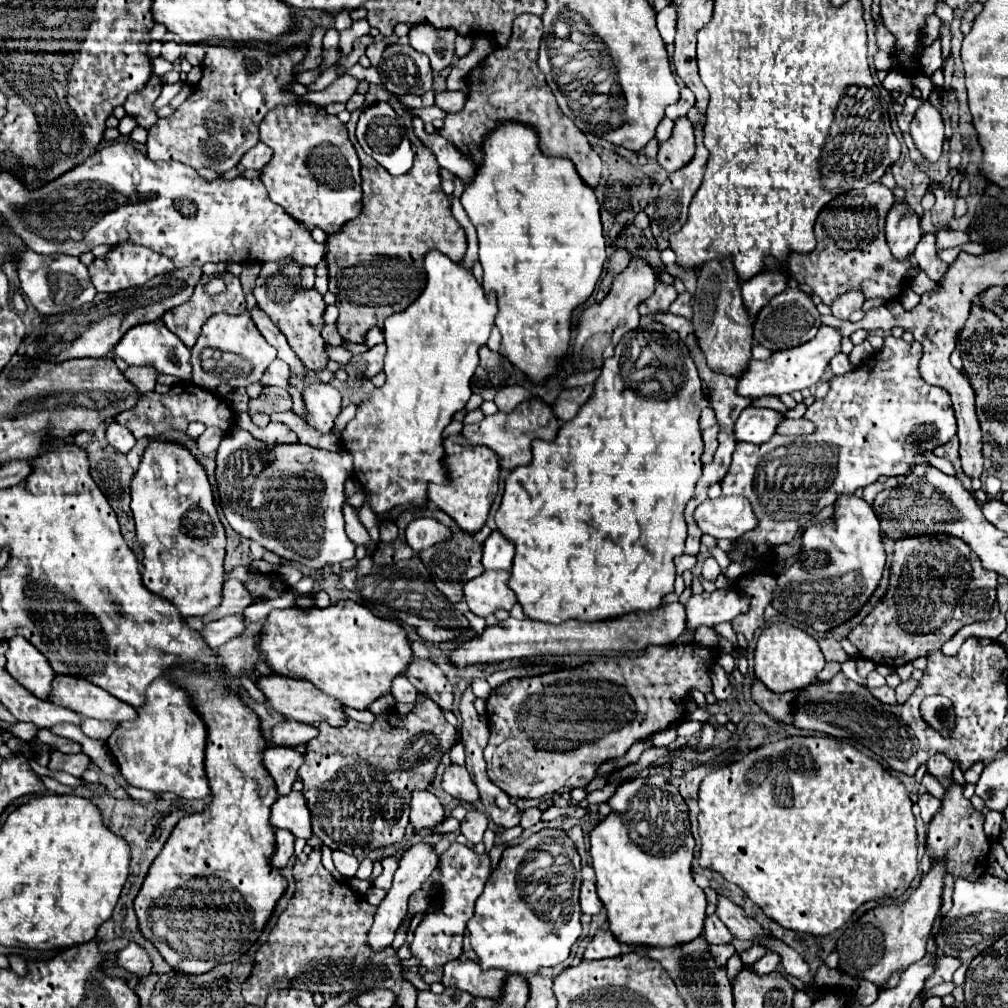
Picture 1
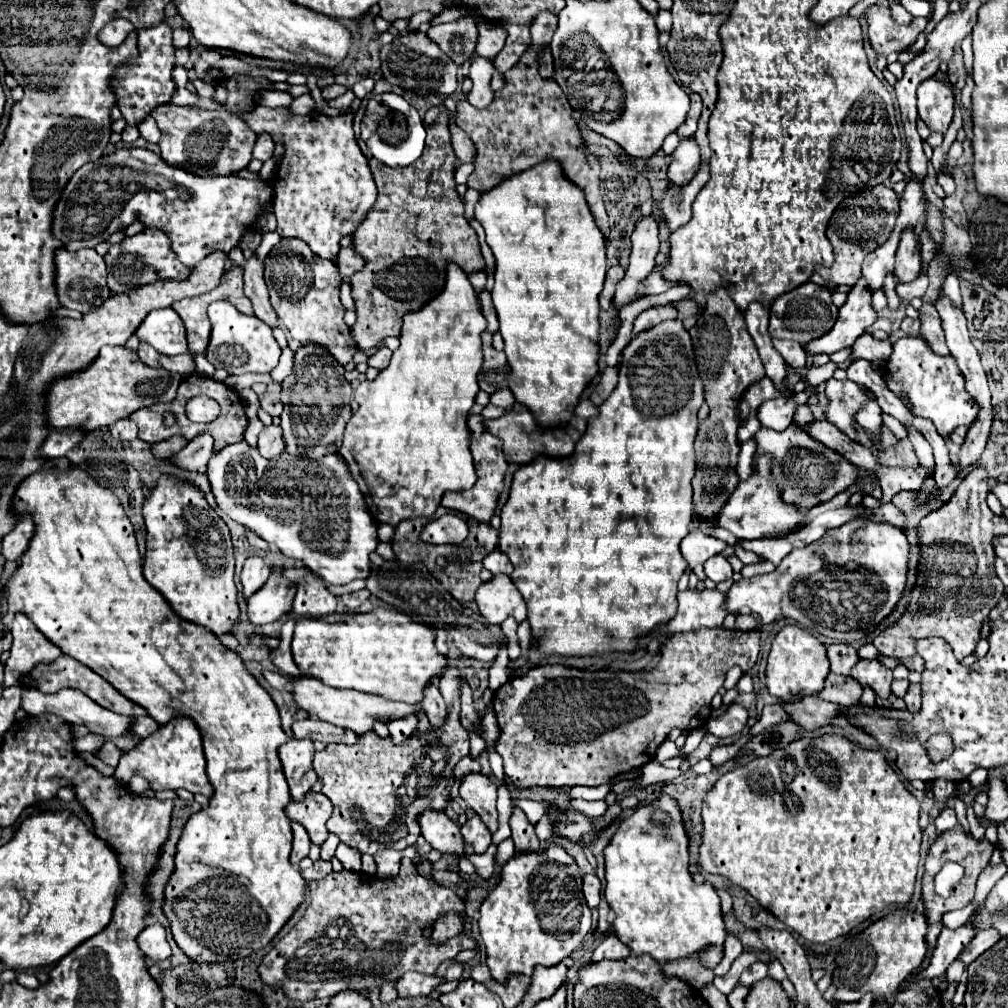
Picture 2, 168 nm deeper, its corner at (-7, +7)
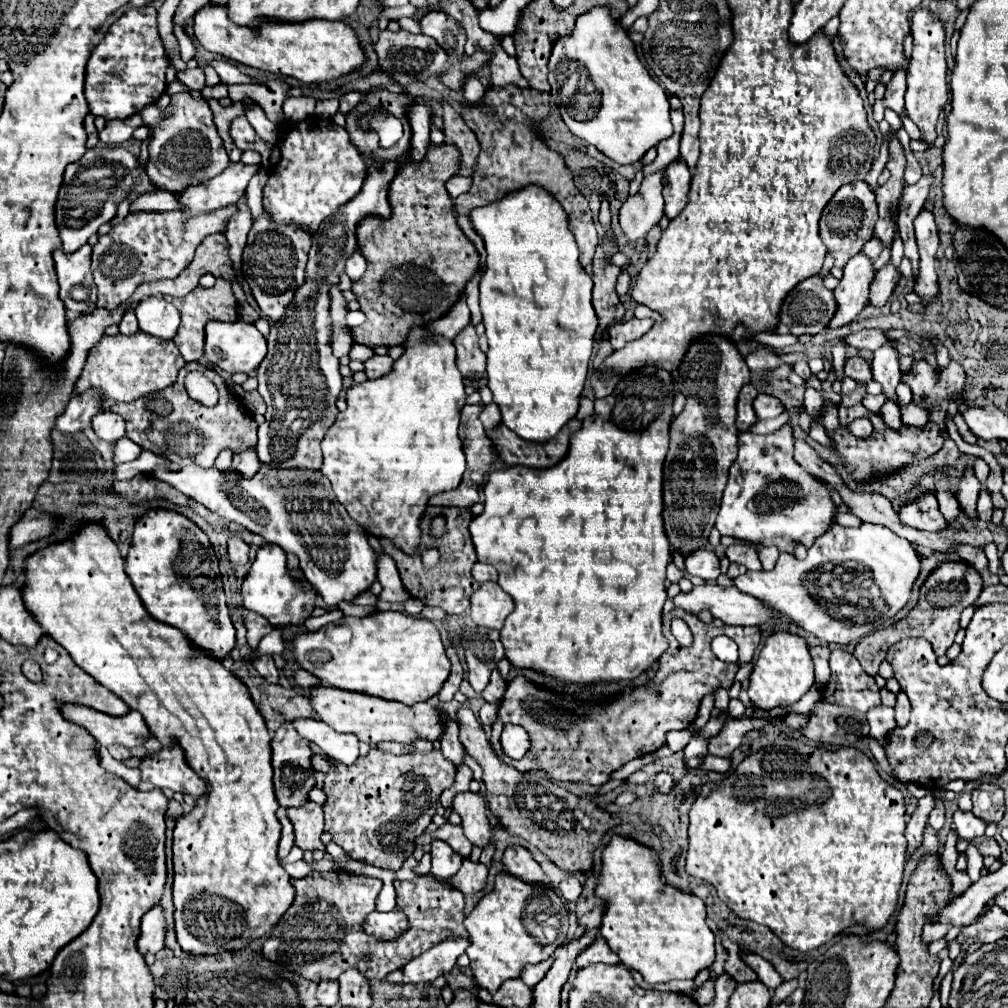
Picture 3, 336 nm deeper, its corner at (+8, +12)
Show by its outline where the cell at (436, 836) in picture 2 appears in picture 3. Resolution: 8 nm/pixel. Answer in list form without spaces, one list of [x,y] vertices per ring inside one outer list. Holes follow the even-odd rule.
[[[440,840],[432,842],[430,856],[432,856],[432,874],[436,878],[448,880],[460,870],[462,858],[446,842],[440,842]]]

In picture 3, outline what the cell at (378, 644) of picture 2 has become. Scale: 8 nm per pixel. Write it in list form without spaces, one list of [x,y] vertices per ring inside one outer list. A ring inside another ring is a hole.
[[[400,612],[344,618],[318,632],[302,632],[294,638],[294,658],[304,670],[318,676],[324,686],[394,700],[406,706],[436,696],[450,674],[450,660],[438,628],[430,620]]]

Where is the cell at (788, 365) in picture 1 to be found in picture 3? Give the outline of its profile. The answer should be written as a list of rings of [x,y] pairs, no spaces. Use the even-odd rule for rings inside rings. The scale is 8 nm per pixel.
[[[858,252],[848,260],[848,264],[844,266],[844,278],[834,288],[838,310],[830,322],[830,328],[840,328],[856,320],[860,310],[868,302],[868,288],[874,274],[876,268],[864,252]]]

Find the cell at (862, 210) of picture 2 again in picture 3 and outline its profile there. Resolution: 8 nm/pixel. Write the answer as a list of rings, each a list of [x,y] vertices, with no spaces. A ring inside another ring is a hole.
[[[854,182],[844,184],[828,202],[828,206],[822,212],[820,218],[820,236],[828,248],[828,252],[834,256],[836,266],[844,266],[856,252],[862,250],[862,246],[872,238],[872,228],[876,224],[876,200],[874,192],[866,182]]]

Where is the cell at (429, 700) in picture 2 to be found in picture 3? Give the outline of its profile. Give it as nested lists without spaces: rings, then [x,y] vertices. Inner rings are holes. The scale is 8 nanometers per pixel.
[[[446,718],[446,730],[444,730],[444,736],[440,740],[440,746],[442,746],[442,754],[454,764],[454,766],[460,766],[464,764],[464,746],[462,742],[458,740],[458,724],[454,724],[452,718]]]

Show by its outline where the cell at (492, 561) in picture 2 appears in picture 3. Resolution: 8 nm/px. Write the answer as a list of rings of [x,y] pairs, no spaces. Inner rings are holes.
[[[480,562],[474,564],[472,576],[474,576],[474,580],[476,580],[478,584],[484,584],[484,582],[496,582],[496,578],[498,578],[494,566],[490,566],[490,564],[480,564]]]

